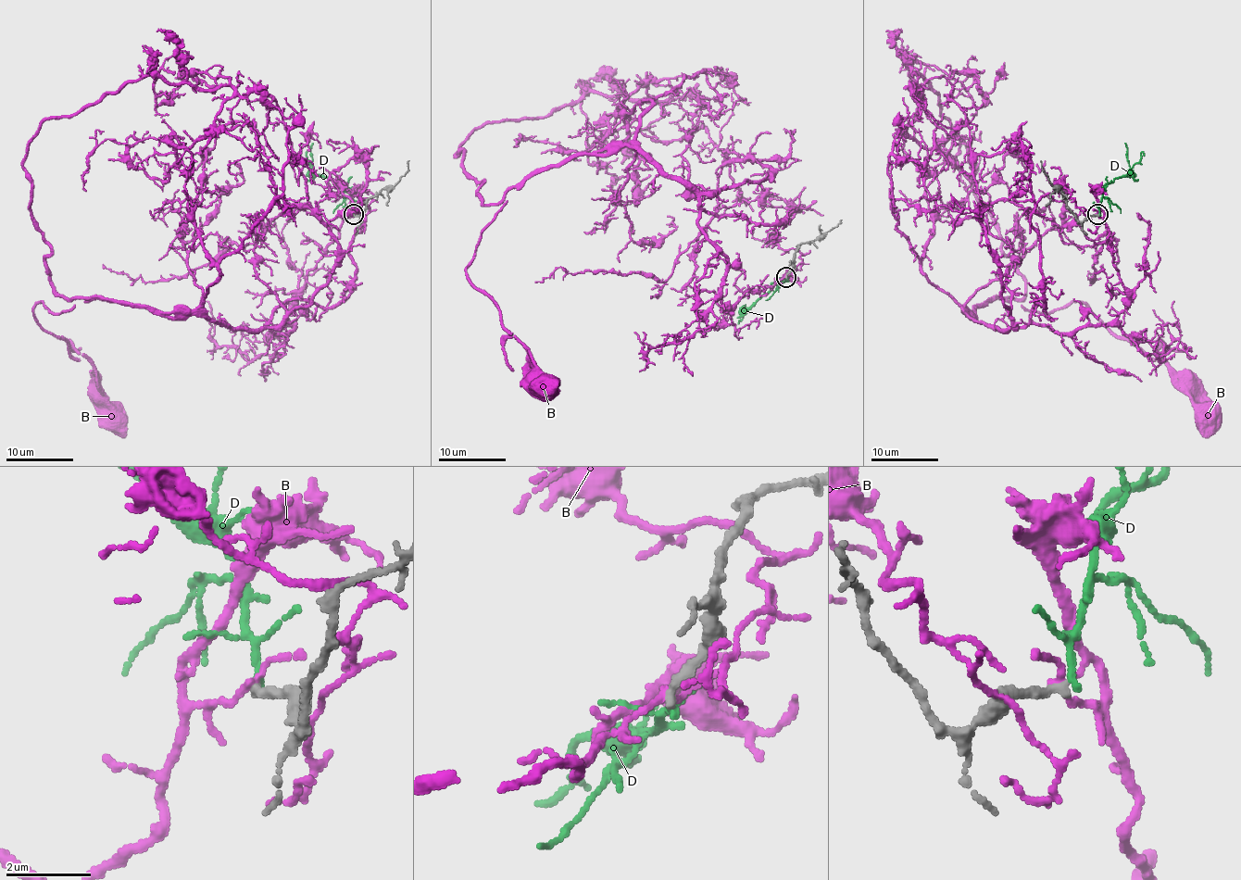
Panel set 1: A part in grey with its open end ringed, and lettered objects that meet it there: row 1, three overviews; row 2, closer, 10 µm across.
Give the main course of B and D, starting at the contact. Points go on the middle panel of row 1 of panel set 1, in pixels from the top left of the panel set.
B: (786, 277), (722, 302), (725, 257), (697, 194), (633, 147), (533, 170), (507, 193), (467, 279), (547, 393)
D: (786, 279), (774, 282), (766, 294), (745, 308), (743, 307), (745, 304)

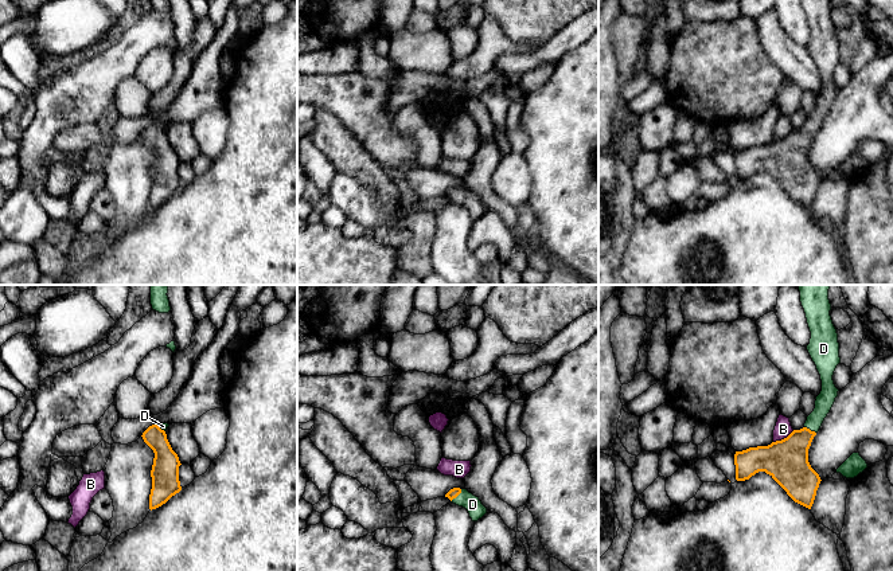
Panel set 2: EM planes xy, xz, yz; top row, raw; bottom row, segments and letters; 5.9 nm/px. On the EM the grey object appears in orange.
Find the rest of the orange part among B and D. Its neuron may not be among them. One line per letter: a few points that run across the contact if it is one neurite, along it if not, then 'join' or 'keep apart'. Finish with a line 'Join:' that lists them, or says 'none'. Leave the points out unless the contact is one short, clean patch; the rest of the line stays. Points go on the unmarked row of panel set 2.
B: line yz (794, 129), (773, 141); keep apart
D: line xz (455, 191), (456, 195), (472, 203); join
Join: D

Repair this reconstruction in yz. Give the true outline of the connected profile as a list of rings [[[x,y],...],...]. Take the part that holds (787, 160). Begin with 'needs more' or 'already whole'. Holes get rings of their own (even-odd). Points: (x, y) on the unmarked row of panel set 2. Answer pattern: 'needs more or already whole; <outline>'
needs more; [[[800,0],[811,31],[807,50],[816,64],[822,90],[804,126],[768,145],[736,150],[736,179],[749,179],[759,171],[769,173],[798,203],[811,208],[820,183],[819,173],[808,161],[808,148],[824,117],[830,112],[838,87],[832,74],[841,62],[838,32],[832,23],[830,0]]]

